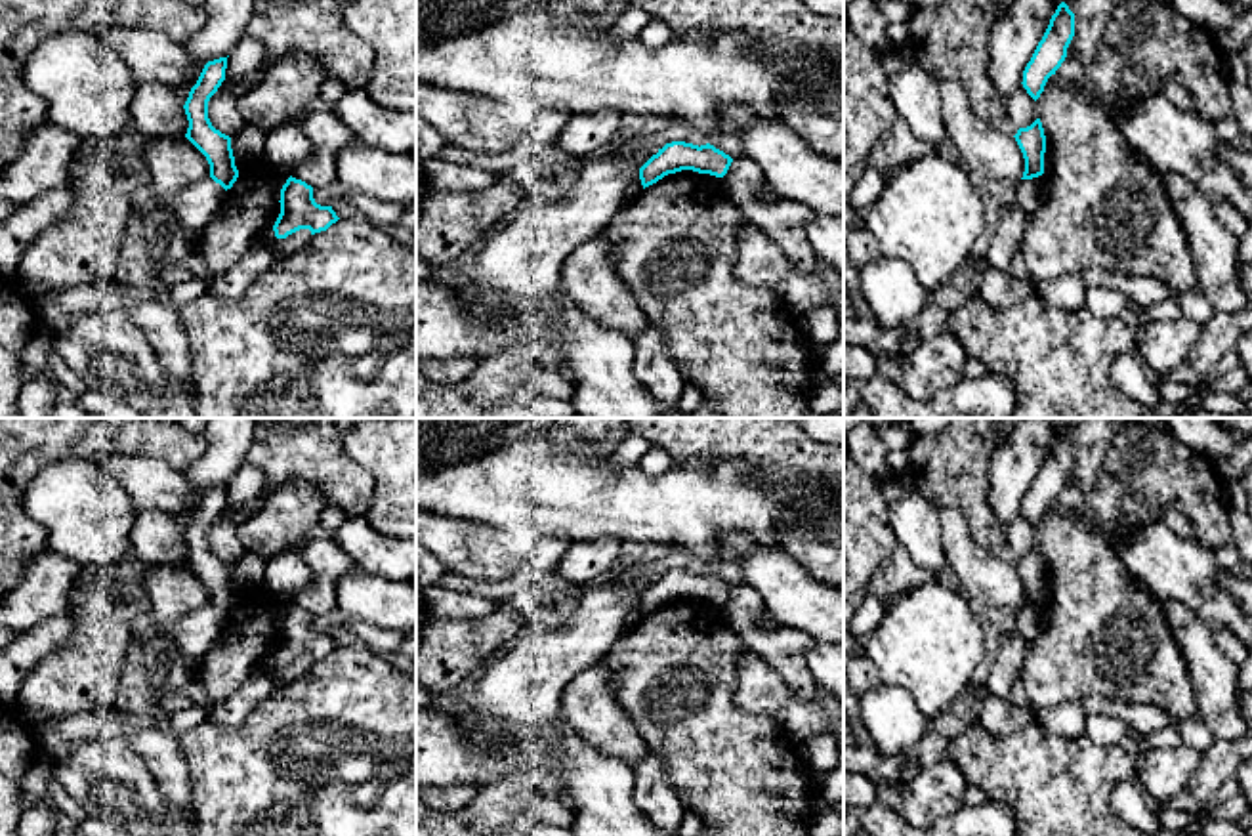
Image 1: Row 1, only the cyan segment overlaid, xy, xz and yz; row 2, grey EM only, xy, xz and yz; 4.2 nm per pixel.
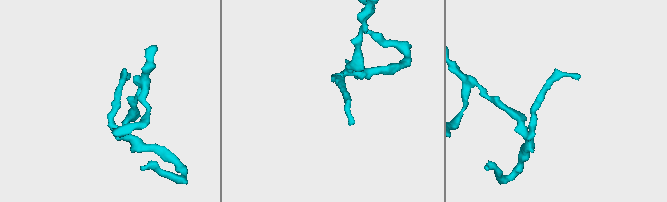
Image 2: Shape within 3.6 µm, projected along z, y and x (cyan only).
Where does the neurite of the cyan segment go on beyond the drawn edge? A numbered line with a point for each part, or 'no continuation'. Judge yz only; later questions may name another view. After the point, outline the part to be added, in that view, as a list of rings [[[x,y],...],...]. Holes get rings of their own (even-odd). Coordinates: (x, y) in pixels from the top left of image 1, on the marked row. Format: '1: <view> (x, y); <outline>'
no continuation

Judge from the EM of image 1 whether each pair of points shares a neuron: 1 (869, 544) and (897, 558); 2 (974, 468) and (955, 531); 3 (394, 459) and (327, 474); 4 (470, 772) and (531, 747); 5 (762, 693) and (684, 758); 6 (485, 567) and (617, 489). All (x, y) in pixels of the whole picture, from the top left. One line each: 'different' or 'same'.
1: different
2: different
3: different
4: same
5: different
6: different

